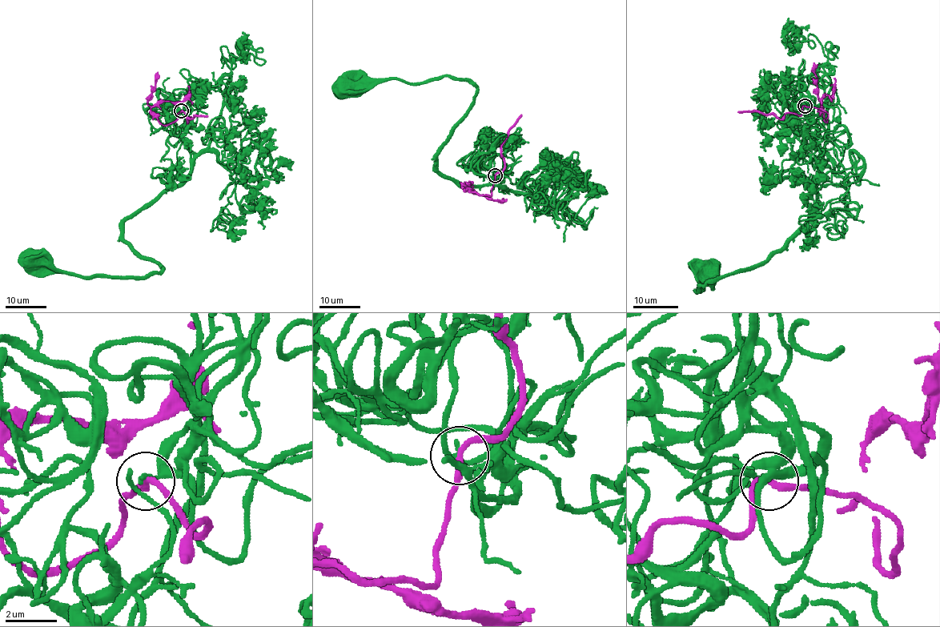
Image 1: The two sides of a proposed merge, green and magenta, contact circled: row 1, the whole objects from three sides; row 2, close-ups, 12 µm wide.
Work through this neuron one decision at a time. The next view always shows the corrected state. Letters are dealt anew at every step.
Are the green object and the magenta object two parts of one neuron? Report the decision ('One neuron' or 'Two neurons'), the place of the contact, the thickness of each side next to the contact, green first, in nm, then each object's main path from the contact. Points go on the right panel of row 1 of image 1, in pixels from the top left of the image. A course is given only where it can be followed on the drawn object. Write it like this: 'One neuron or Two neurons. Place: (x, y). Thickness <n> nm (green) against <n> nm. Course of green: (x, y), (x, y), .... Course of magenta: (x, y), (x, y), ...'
Two neurons. Place: (805, 106). Thickness 190 nm (green) against 240 nm. Course of green: (805, 106), (806, 134), (821, 152), (817, 209), (765, 259), (696, 291), (709, 272). Course of magenta: (805, 106), (823, 110), (828, 116), (825, 122), (821, 100), (825, 96), (833, 94), (833, 78)

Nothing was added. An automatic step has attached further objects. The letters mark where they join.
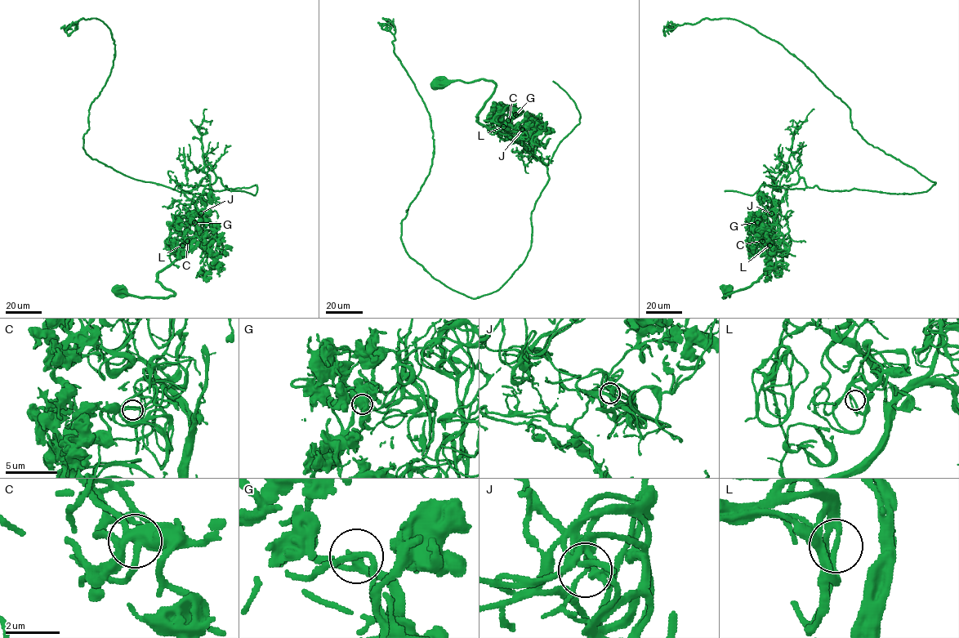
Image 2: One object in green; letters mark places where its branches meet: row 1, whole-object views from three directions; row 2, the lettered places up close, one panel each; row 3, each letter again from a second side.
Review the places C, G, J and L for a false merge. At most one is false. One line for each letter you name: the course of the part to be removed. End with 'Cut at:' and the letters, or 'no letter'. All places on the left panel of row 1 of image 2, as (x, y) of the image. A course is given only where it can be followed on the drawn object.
J: foreign part runs (201, 213), (219, 177), (225, 189), (192, 194), (86, 153), (114, 44), (96, 18), (65, 32), (77, 22)
Cut at: J

